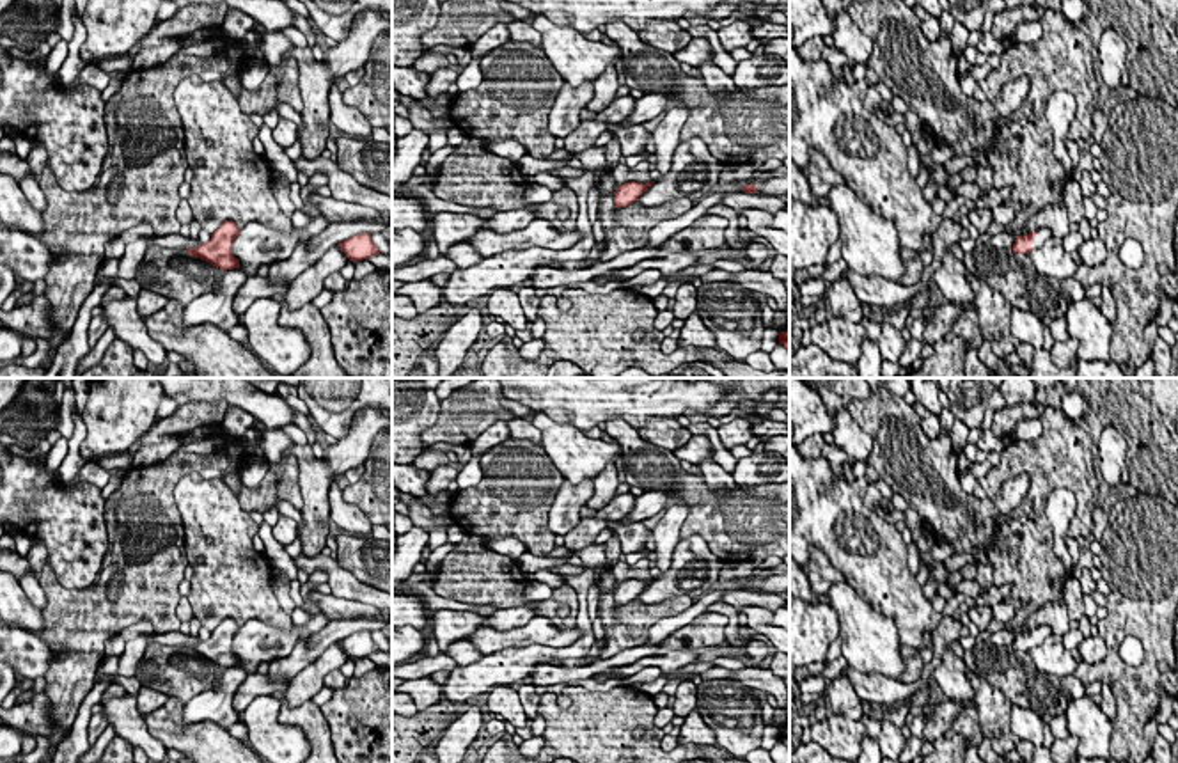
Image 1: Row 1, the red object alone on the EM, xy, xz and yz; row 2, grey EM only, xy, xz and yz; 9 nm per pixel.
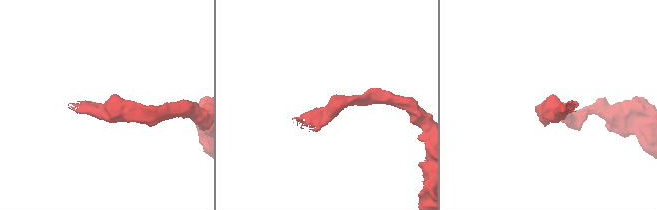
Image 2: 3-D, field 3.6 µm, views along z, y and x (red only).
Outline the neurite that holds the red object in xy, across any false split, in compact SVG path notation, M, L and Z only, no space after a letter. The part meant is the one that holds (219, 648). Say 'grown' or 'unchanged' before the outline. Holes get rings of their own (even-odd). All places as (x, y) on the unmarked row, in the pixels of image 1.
unchanged | M225 617L211 632L208 641L200 641L195 646L186 646L186 649L225 669L240 665L240 658L232 653L232 641L238 630L240 625L232 617Z

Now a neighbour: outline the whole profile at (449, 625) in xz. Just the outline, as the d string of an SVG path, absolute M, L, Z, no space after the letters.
M438 609L433 614L433 632L440 653L445 653L456 641L467 637L479 626L486 625L486 617L470 610Z

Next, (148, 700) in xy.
M142 685L135 699L138 712L145 715L161 708L167 703L169 696Z

